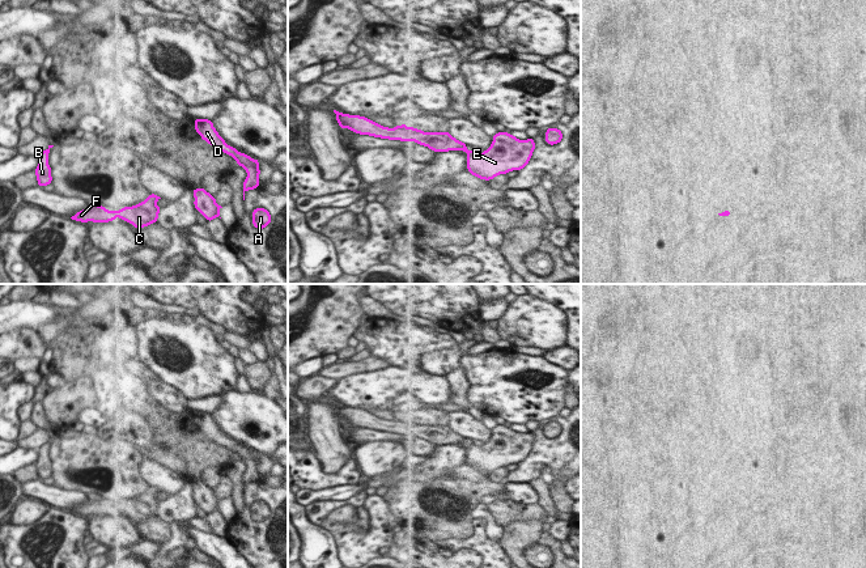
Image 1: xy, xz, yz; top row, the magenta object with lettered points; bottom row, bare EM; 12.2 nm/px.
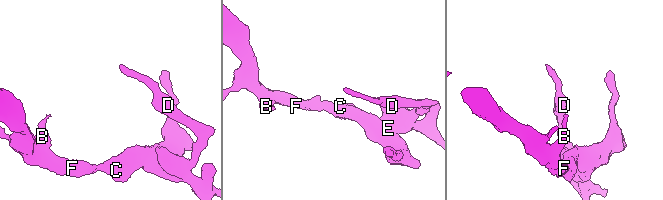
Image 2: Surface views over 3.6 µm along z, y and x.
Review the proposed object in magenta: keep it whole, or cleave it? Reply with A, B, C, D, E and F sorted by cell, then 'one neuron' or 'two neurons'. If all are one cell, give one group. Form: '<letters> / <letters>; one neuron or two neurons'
A B C D E F; one neuron

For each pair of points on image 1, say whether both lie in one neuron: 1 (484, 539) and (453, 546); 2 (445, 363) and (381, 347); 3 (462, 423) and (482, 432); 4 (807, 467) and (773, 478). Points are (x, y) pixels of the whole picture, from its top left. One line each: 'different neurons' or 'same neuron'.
1: same neuron
2: same neuron
3: same neuron
4: same neuron

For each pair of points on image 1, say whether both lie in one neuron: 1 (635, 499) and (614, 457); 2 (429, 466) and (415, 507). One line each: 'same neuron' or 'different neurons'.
1: same neuron
2: different neurons

